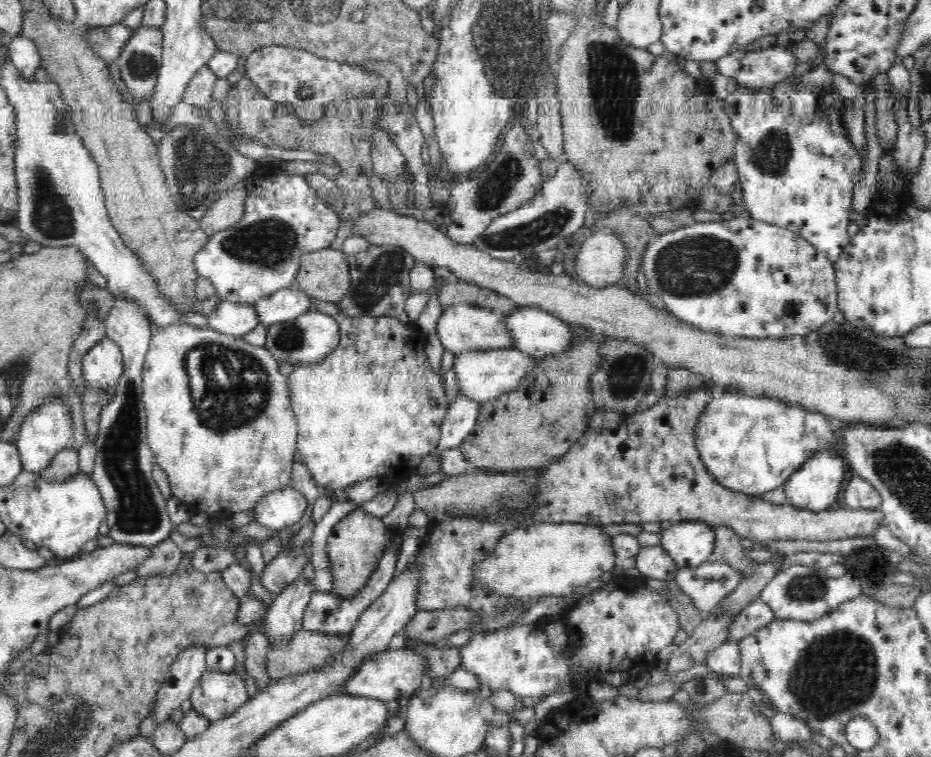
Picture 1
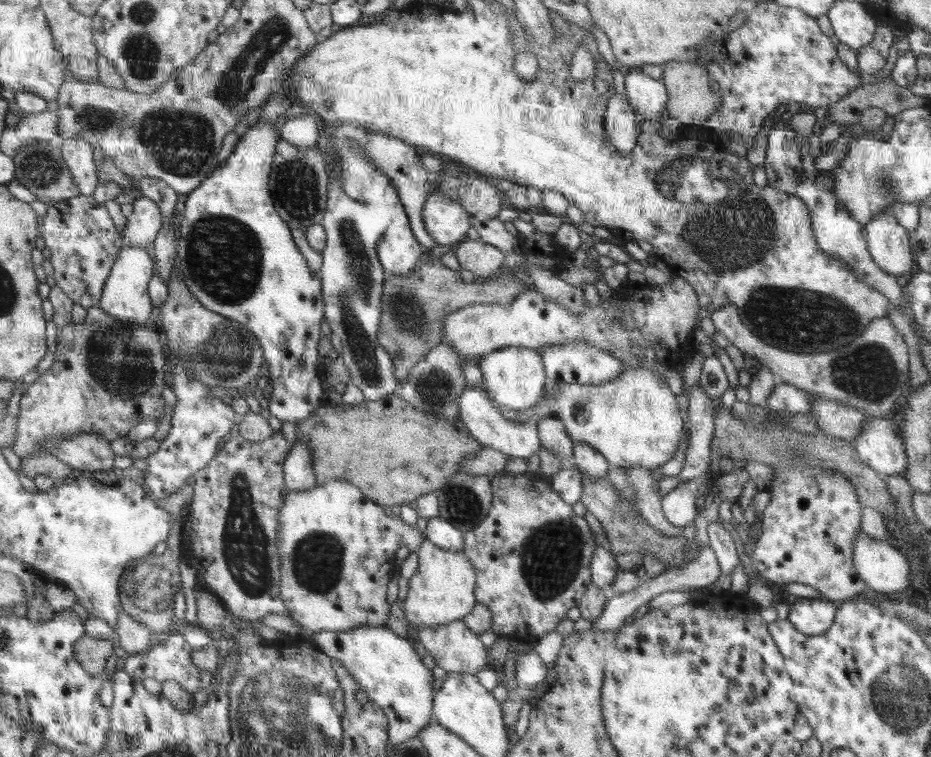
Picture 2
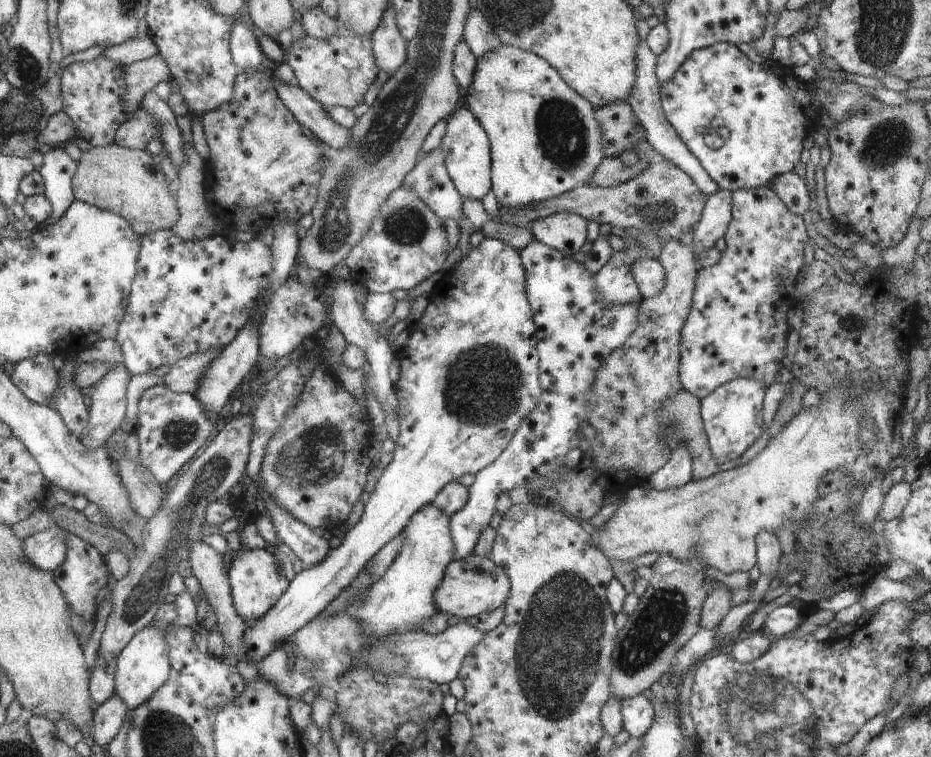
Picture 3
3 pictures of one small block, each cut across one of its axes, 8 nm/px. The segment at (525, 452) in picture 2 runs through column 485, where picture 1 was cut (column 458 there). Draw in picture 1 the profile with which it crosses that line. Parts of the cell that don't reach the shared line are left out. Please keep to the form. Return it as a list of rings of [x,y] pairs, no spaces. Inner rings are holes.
[[[460,392],[452,399],[441,424],[441,438],[436,453],[462,445],[462,442],[474,431],[481,405],[482,403]]]

